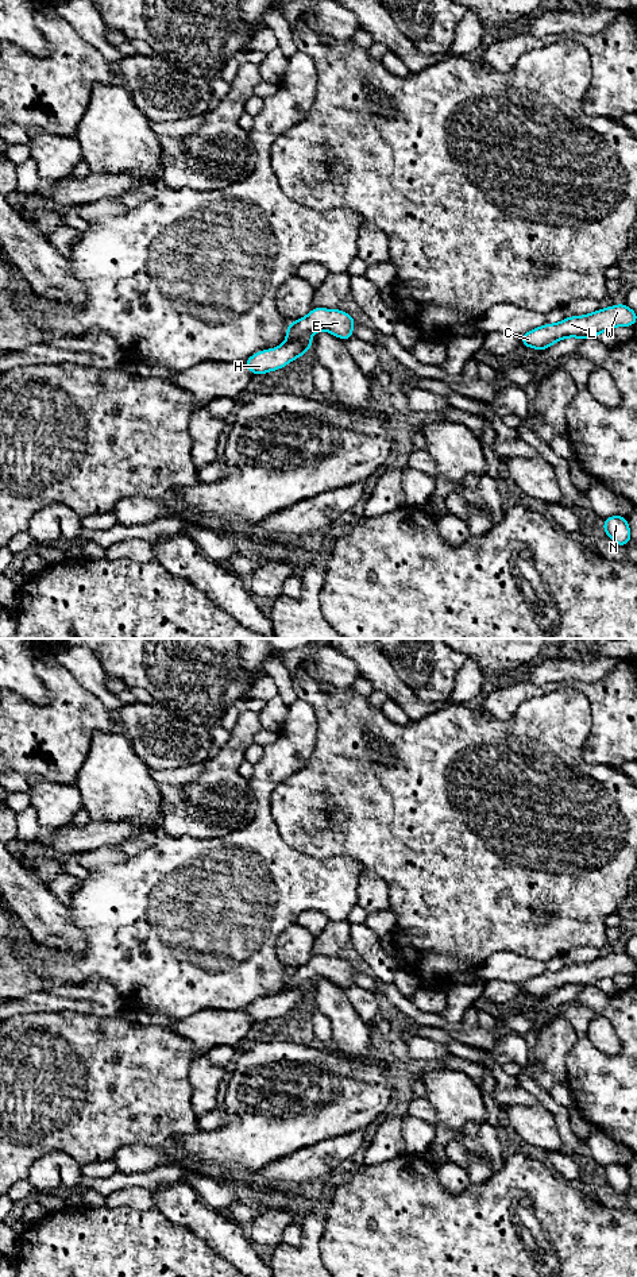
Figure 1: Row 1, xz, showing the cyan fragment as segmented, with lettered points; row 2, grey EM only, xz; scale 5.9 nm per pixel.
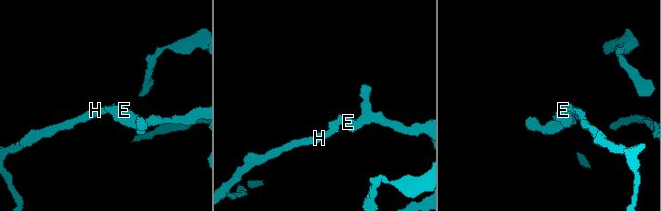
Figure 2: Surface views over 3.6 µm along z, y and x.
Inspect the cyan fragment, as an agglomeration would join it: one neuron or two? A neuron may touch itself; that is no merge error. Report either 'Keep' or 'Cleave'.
Cleave

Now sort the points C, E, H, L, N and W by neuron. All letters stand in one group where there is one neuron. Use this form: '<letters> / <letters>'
C E L N W / H

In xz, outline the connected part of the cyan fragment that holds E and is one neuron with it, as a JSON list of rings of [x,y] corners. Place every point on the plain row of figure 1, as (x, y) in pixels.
[[[312,956],[306,965],[287,973],[286,987],[298,988],[310,984],[312,980],[328,979],[341,988],[354,984],[352,975],[356,968],[340,957]]]

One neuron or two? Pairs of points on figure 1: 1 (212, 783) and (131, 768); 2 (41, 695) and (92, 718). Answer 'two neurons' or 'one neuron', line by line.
1: two neurons
2: two neurons

